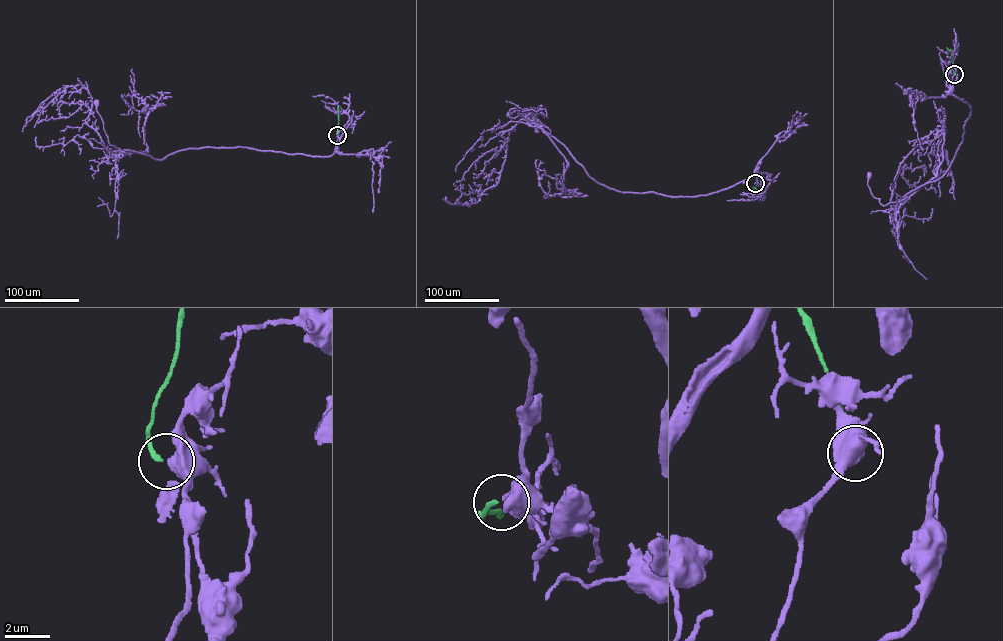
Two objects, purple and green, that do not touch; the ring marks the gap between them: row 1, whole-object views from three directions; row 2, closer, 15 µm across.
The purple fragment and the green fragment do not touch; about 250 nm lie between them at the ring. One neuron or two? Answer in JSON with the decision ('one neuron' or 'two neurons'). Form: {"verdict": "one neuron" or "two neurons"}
{"verdict": "two neurons"}

